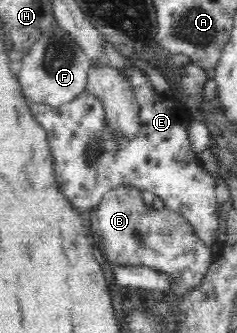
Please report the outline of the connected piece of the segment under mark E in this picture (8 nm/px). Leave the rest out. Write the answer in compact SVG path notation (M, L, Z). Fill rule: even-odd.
M132 66L119 71L129 80L139 103L139 129L133 140L120 140L119 135L107 131L103 103L87 90L61 106L27 102L32 116L47 134L61 194L81 213L91 212L106 192L118 186L148 190L159 196L165 207L184 215L201 241L211 246L218 244L217 179L201 168L199 157L191 148L187 130L189 111L179 100L160 98L143 70ZM95 147L100 152L96 159L87 155L87 150Z

